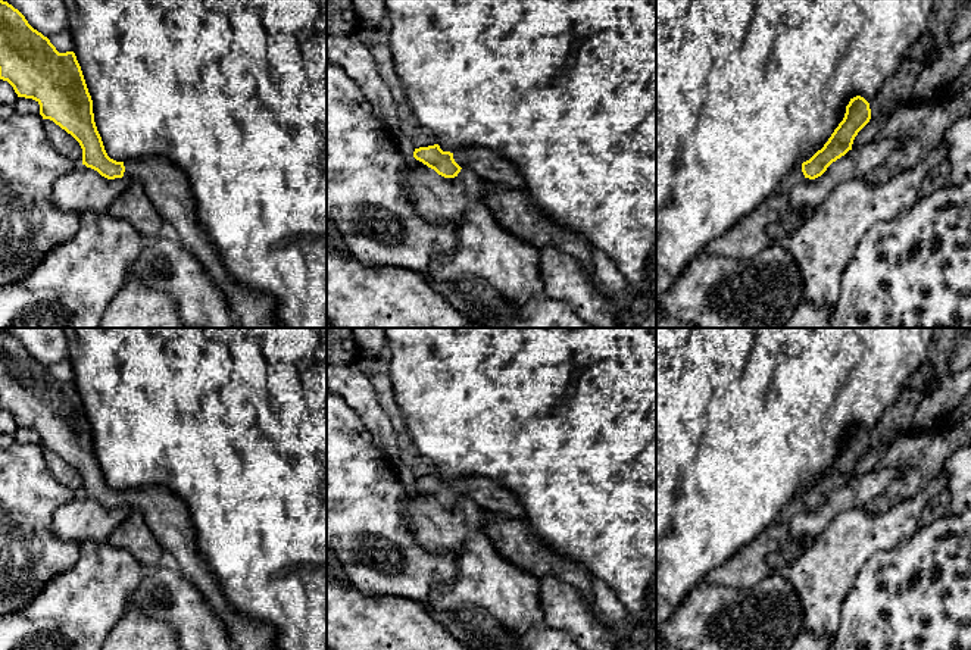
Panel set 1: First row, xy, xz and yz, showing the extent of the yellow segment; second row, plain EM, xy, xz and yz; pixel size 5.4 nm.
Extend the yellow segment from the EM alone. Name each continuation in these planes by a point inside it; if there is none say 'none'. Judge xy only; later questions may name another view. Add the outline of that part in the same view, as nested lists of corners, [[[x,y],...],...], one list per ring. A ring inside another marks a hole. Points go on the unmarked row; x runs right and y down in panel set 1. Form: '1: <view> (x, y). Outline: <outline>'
1: xy (168, 516). Outline: [[[162,485],[129,488],[124,496],[124,507],[143,513],[154,537],[178,562],[181,575],[203,594],[238,650],[278,650],[275,626],[237,613],[227,600],[218,578],[197,550],[187,504]]]

